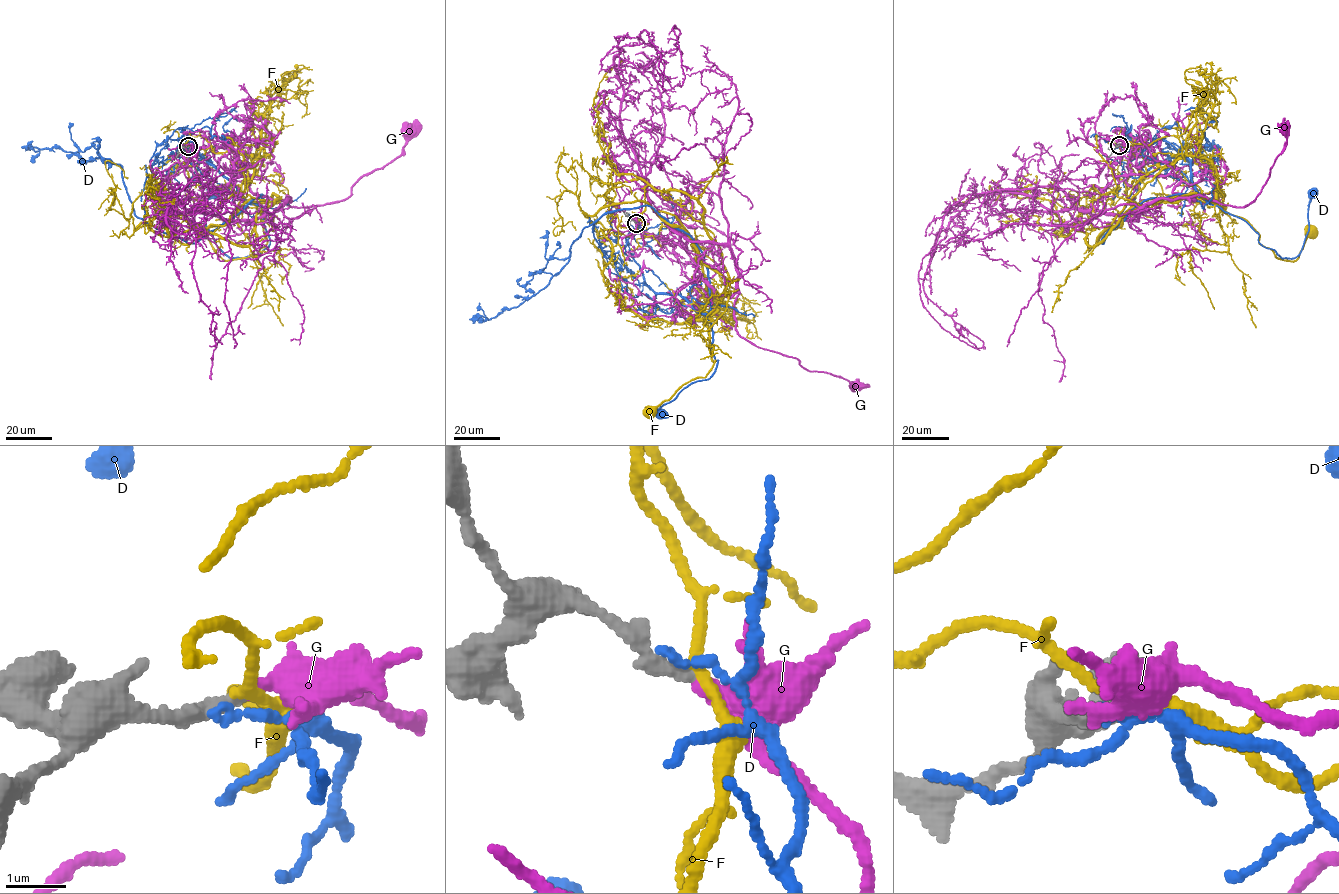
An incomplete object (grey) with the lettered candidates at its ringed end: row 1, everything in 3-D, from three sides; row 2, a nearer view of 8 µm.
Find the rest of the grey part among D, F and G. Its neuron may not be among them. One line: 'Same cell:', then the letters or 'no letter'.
Same cell: G

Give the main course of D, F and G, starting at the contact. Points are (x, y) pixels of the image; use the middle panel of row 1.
D: (635, 222), (625, 250), (655, 292), (706, 317), (718, 360), (708, 379), (651, 409), (661, 412)
F: (636, 223), (632, 235), (600, 231), (612, 250), (603, 282), (646, 319), (702, 319), (714, 360), (651, 412)
G: (637, 223), (680, 245), (700, 273), (693, 283), (699, 276), (717, 295), (739, 292), (741, 336), (854, 387)

